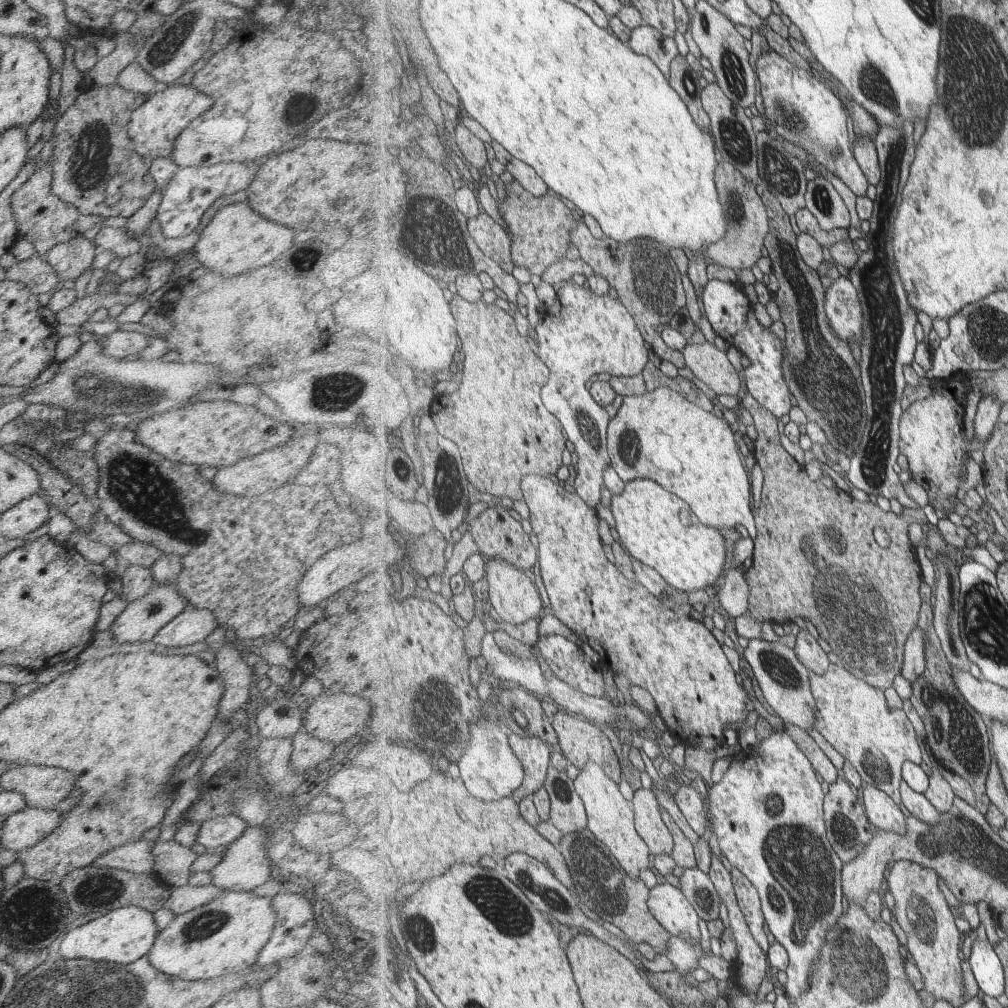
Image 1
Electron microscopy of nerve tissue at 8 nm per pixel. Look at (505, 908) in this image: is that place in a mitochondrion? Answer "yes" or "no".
yes

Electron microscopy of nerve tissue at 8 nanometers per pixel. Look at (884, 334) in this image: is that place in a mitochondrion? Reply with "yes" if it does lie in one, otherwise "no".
yes

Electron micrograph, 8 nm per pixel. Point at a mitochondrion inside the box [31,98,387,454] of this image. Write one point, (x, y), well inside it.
(86, 162)

